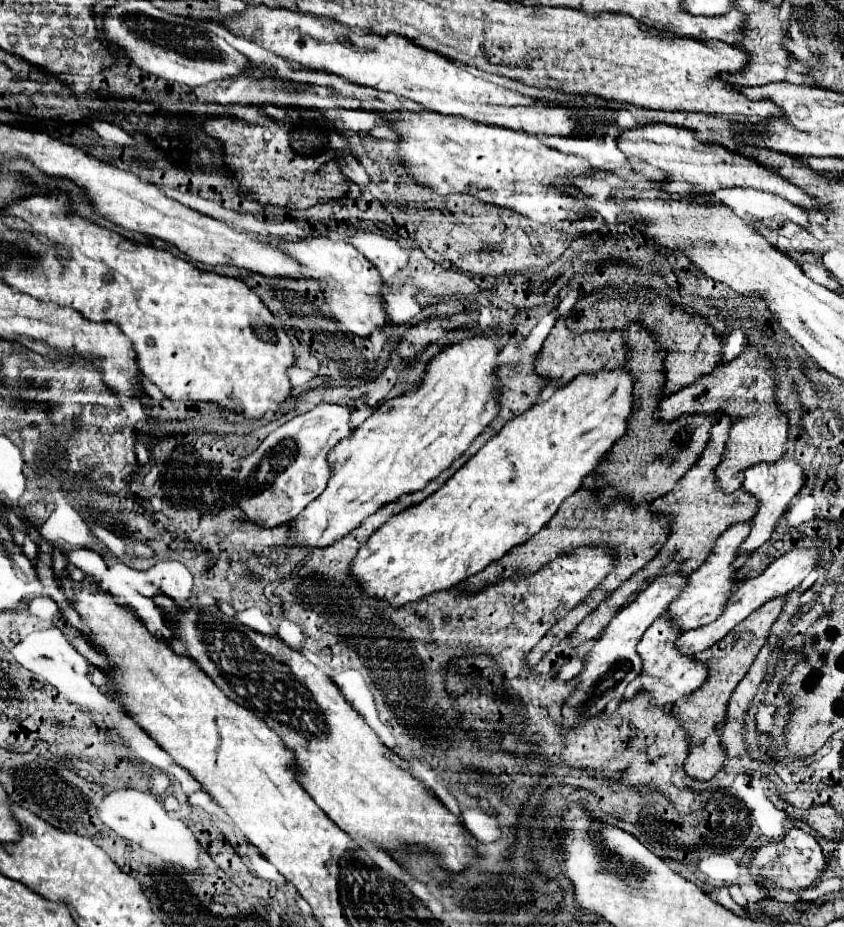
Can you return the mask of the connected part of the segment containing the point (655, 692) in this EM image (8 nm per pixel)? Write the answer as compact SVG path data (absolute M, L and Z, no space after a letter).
M667 615L659 617L641 637L637 645L637 653L643 659L643 691L649 691L655 705L665 707L665 705L675 705L683 695L695 691L709 679L709 667L703 661L697 661L693 655L683 655L677 647L677 639L683 631L675 627L675 621Z

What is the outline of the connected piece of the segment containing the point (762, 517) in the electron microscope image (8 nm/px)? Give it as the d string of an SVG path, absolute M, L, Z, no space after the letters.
M781 457L775 463L759 463L759 465L745 471L743 489L753 493L759 499L759 509L757 509L757 515L753 517L753 527L751 527L751 533L749 533L747 541L739 547L741 555L743 553L753 553L757 547L761 547L773 535L779 519L783 517L783 513L791 505L793 497L799 495L803 483L805 483L803 467L793 457Z

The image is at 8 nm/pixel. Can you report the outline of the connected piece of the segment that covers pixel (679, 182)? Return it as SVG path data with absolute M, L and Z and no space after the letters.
M651 123L637 125L631 131L625 131L617 137L617 147L631 159L651 163L667 173L663 187L671 193L691 195L691 193L713 193L721 187L753 187L779 195L793 205L803 209L819 207L819 199L793 185L789 179L783 179L773 167L763 167L755 157L747 157L739 151L731 151L719 143L703 143L697 139L697 131L687 127L677 127L669 123Z

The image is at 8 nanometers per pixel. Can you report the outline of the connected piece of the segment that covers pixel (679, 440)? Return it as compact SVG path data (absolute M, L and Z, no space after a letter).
M631 323L631 327L627 329L627 345L631 347L631 357L629 357L629 361L627 361L627 369L631 369L633 371L633 375L635 375L635 403L633 403L633 415L631 415L631 419L629 419L629 427L627 427L627 433L613 445L613 449L609 451L609 455L607 455L607 459L597 467L597 473L601 475L601 481L597 483L597 487L603 491L603 493L609 493L609 495L605 495L605 497L629 497L633 503L643 503L643 501L653 501L653 499L657 499L657 497L661 497L661 495L665 495L667 491L671 491L673 487L675 487L675 483L689 471L689 467L693 467L695 465L695 461L699 459L699 455L703 453L703 447L707 445L707 439L709 439L709 435L711 435L711 427L715 425L715 421L719 419L719 415L723 415L723 413L717 413L717 415L683 415L683 419L675 419L675 423L655 423L655 411L659 409L659 401L663 399L663 395L659 395L659 387L663 387L663 351L659 351L659 339L655 339L655 335L651 335L645 327L643 327L643 323Z

